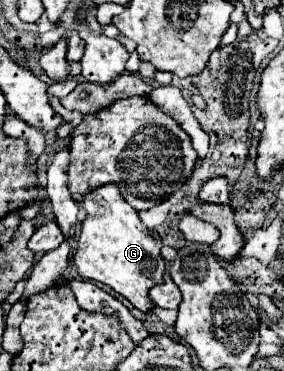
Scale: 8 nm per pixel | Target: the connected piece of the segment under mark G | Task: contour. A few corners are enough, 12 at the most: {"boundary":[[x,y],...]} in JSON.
{"boundary":[[120,189],[84,195],[74,265],[138,311],[164,279],[160,237]]}

